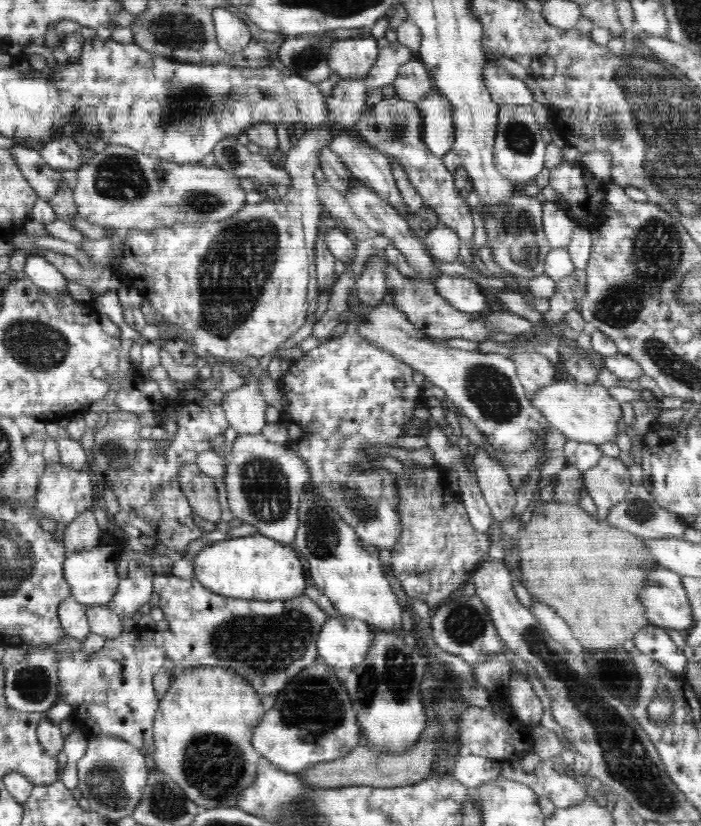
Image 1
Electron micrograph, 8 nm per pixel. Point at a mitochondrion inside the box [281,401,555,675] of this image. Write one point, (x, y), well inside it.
(322, 534)

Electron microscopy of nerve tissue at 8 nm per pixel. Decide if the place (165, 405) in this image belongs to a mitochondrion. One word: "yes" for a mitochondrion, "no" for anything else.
no

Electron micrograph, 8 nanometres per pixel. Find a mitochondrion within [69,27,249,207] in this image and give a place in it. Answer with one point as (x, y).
(121, 177)

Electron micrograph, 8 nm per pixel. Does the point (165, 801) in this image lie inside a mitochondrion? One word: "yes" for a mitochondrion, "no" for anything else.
yes

